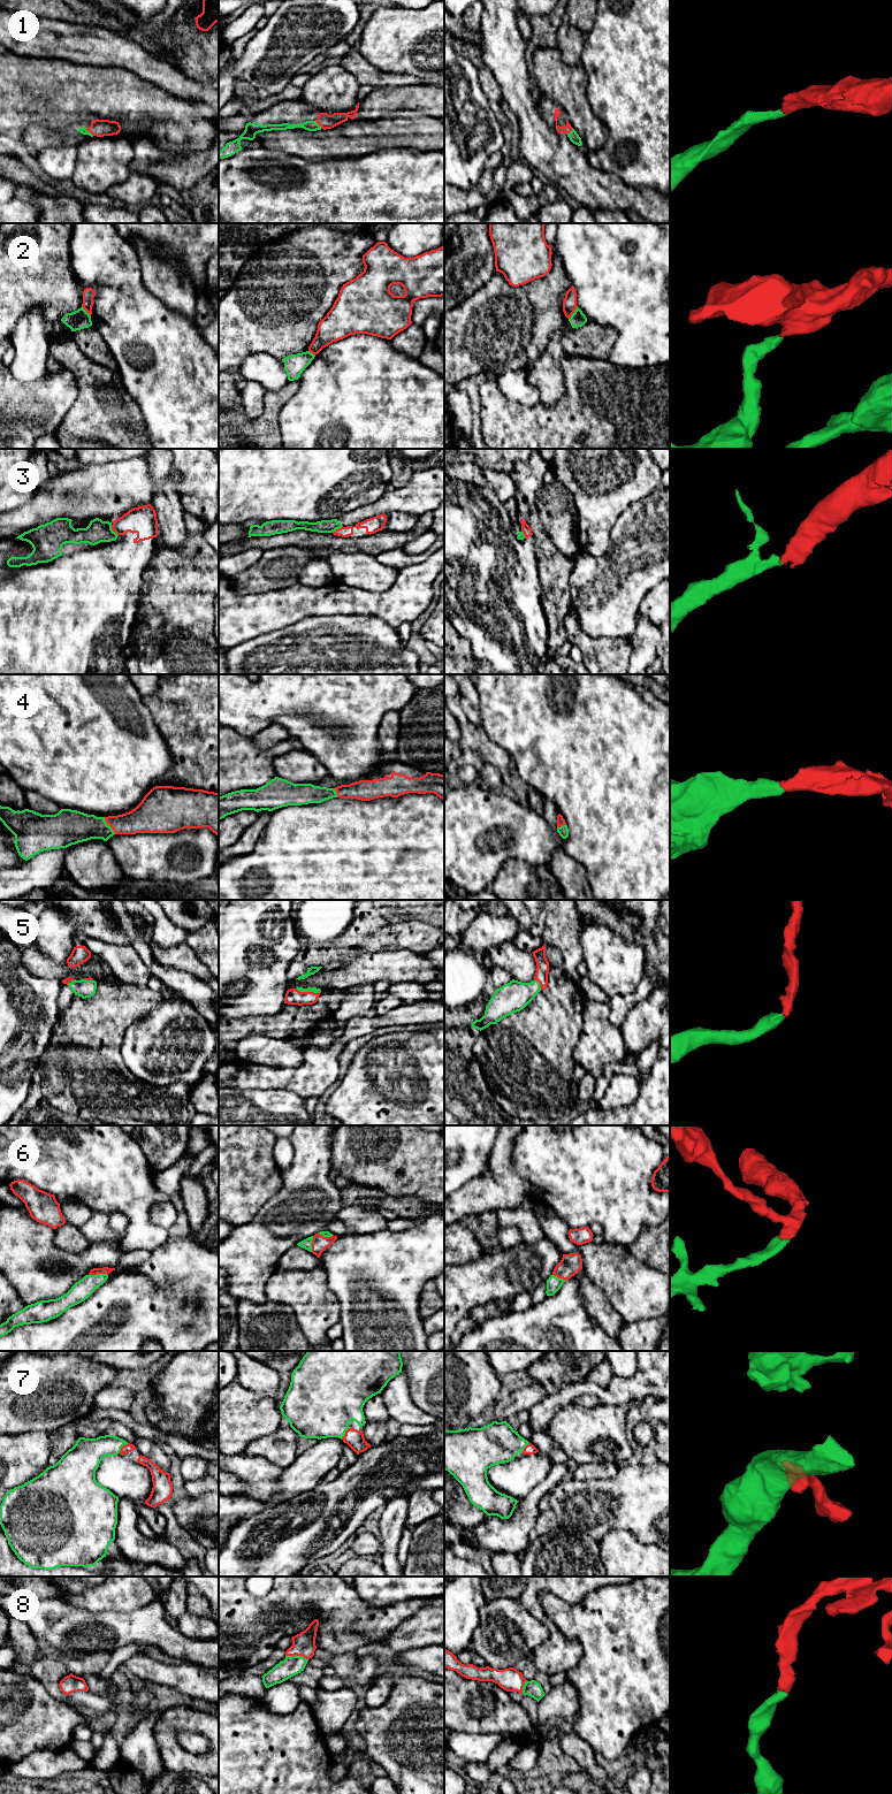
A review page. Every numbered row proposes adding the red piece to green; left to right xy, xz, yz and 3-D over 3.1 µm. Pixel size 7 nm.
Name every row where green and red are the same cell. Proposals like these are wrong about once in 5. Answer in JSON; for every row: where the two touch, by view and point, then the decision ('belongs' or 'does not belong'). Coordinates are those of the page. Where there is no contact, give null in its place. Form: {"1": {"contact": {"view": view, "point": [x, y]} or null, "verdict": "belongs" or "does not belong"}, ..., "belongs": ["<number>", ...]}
{"1": {"contact": {"view": "xz", "point": [318, 124]}, "verdict": "belongs"}, "2": {"contact": {"view": "yz", "point": [573, 313]}, "verdict": "does not belong"}, "3": {"contact": {"view": "xy", "point": [112, 531]}, "verdict": "does not belong"}, "4": {"contact": {"view": "xy", "point": [108, 825]}, "verdict": "belongs"}, "5": {"contact": {"view": "xz", "point": [309, 991]}, "verdict": "belongs"}, "6": {"contact": {"view": "xy", "point": [98, 1274]}, "verdict": "belongs"}, "7": {"contact": {"view": "xy", "point": [122, 1445]}, "verdict": "belongs"}, "8": {"contact": {"view": "xz", "point": [296, 1655]}, "verdict": "belongs"}, "belongs": ["1", "4", "5", "6", "7", "8"]}

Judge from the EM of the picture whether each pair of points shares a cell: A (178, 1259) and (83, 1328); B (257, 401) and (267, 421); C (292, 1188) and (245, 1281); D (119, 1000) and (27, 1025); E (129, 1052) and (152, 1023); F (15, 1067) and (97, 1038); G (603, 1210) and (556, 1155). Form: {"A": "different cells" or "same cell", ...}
{"A": "same cell", "B": "different cells", "C": "same cell", "D": "different cells", "E": "same cell", "F": "different cells", "G": "same cell"}

